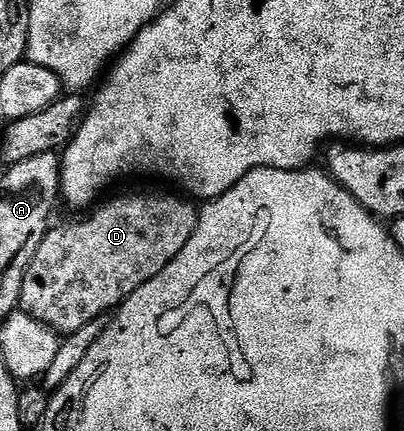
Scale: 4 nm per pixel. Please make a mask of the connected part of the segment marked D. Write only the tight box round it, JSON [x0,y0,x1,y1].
[18,192,199,334]

